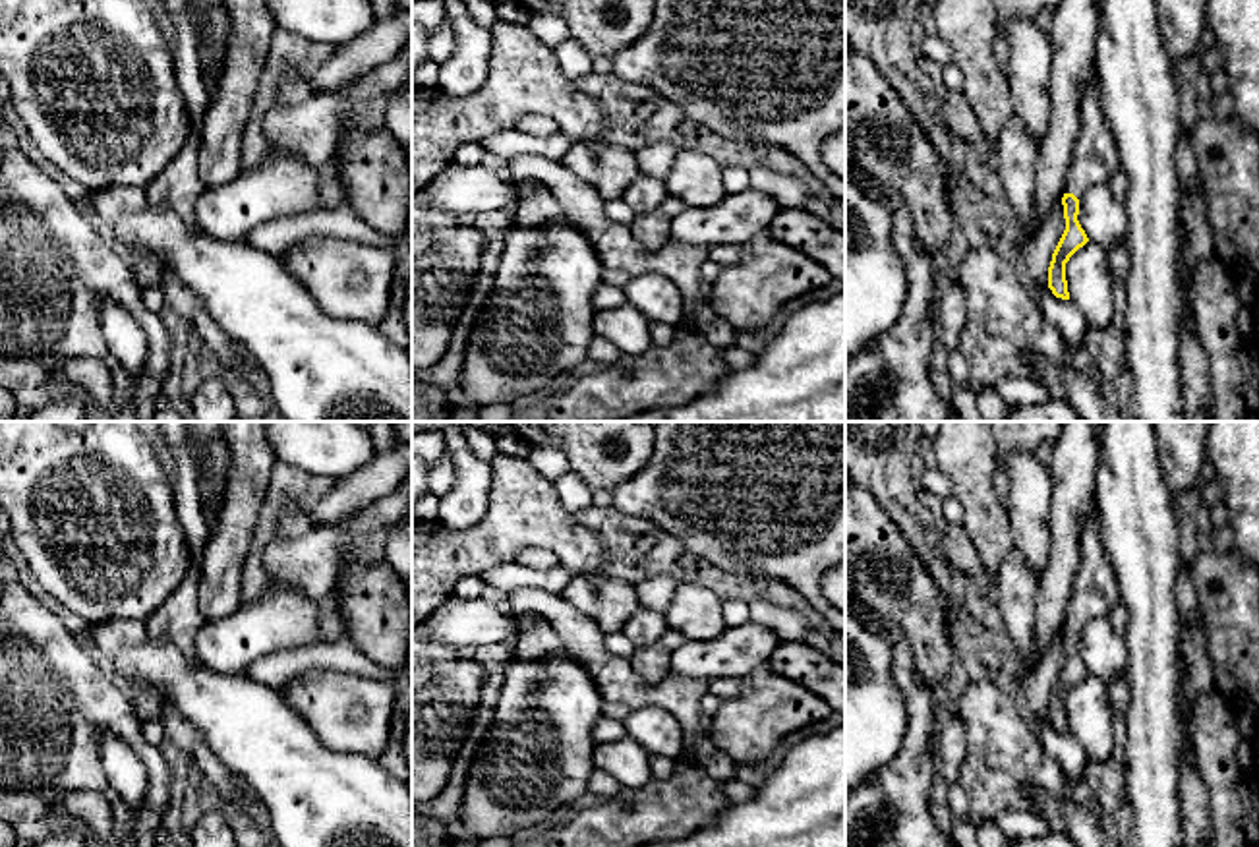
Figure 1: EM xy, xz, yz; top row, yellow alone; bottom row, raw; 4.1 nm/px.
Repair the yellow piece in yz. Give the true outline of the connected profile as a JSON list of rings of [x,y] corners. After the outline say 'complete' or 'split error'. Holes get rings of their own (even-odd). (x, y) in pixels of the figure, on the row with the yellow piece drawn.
[[[1095,73],[1083,95],[1079,118],[1081,124],[1062,197],[1066,230],[1052,253],[1048,267],[1048,288],[1056,298],[1062,300],[1069,300],[1066,263],[1079,248],[1089,242],[1077,220],[1079,201],[1091,186],[1106,184],[1110,174],[1122,168],[1114,133],[1106,124],[1098,104]]]; split error

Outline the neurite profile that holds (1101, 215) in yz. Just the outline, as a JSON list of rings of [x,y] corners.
[[[1095,184],[1085,191],[1077,220],[1087,238],[1106,251],[1118,244],[1127,244],[1124,199],[1118,199],[1106,184]]]

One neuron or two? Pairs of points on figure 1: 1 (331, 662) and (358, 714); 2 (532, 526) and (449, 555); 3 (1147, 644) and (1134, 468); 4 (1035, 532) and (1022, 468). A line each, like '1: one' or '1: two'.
1: two
2: one
3: one
4: one

